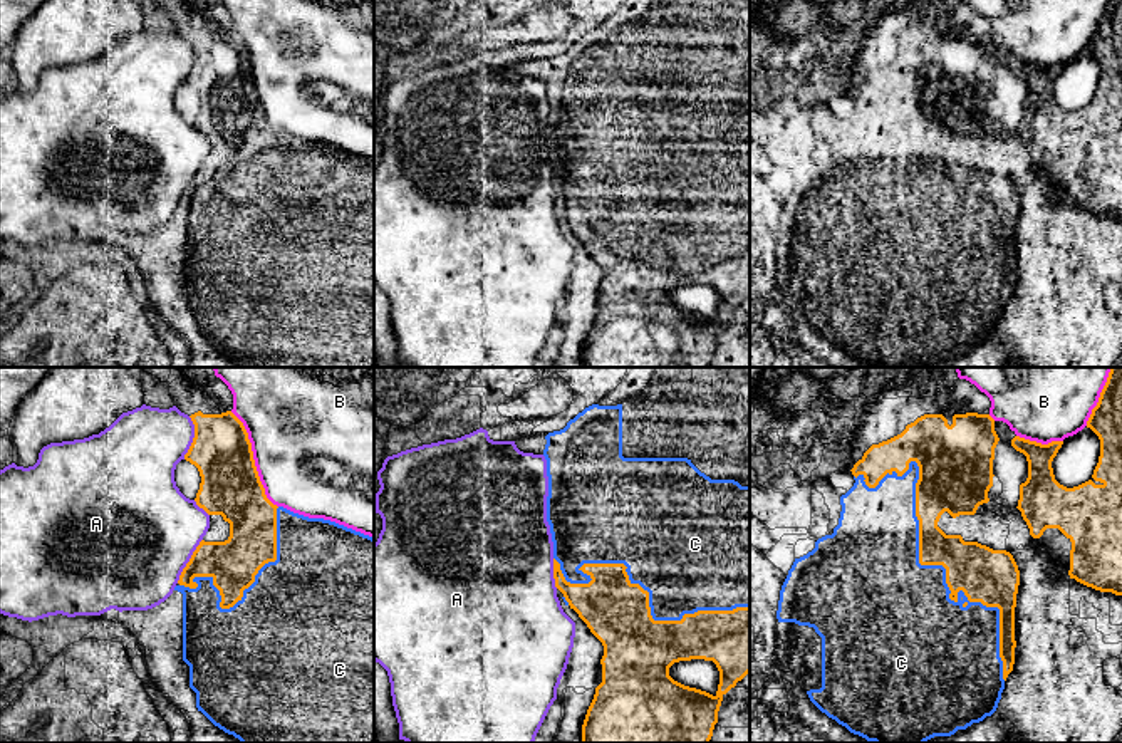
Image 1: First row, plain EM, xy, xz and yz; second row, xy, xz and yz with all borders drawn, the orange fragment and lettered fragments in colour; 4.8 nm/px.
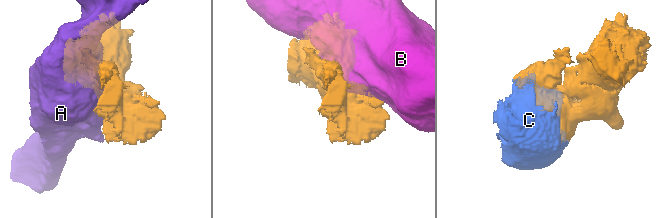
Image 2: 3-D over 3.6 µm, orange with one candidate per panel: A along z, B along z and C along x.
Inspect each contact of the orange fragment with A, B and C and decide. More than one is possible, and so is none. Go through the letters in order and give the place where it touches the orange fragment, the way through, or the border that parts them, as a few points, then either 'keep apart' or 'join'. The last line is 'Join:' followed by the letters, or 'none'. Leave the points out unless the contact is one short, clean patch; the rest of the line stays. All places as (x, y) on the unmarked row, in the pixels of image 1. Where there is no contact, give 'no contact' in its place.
A: contact xy (190, 185); keep apart
B: contact xy (254, 84); keep apart
C: contact yz (926, 188); join
Join: C

